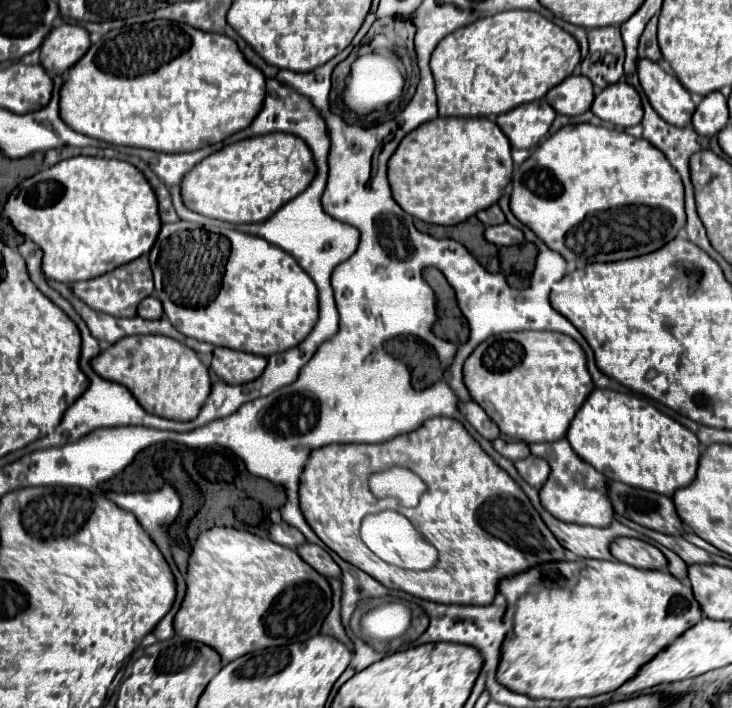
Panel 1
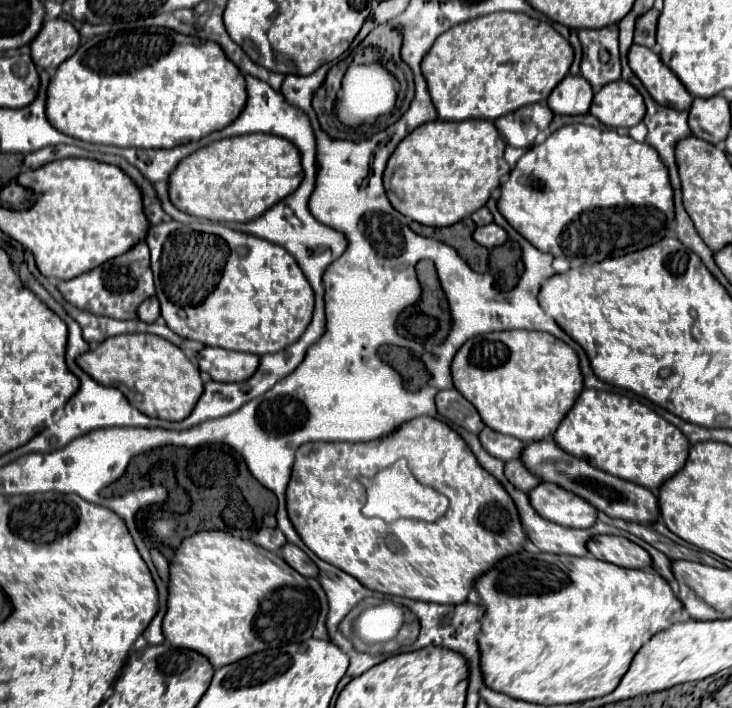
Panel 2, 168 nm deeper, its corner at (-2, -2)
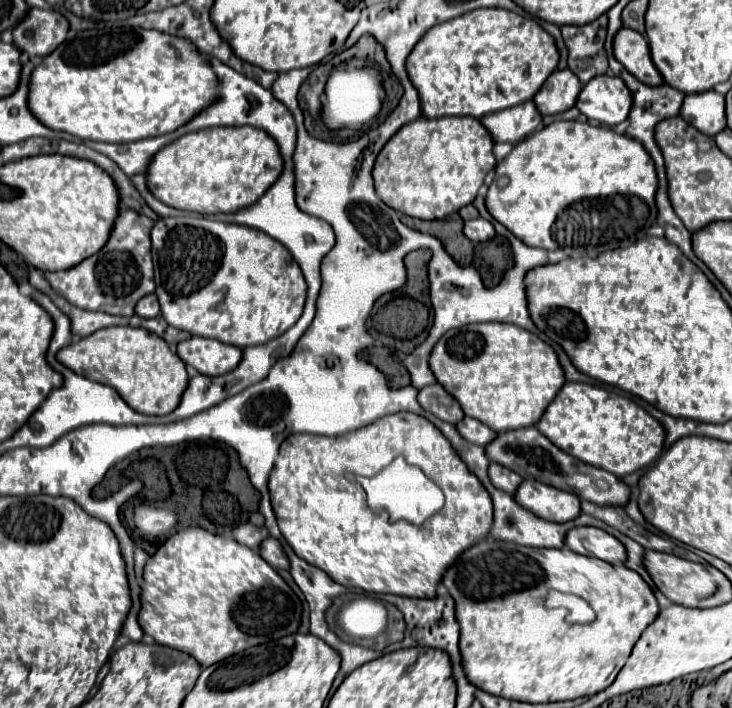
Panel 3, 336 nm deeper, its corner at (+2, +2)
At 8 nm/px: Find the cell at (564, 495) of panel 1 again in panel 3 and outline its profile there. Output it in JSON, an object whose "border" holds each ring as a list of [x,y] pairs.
{"border":[[[524,480],[518,486],[514,498],[522,508],[550,522],[568,522],[580,516],[580,500],[576,494],[556,490],[544,482]]]}

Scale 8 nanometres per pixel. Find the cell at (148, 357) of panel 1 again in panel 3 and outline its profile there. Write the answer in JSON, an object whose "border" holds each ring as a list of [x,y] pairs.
{"border":[[[100,328],[94,334],[58,350],[56,358],[76,374],[116,388],[122,400],[140,414],[162,416],[172,412],[180,404],[182,392],[188,386],[186,364],[174,352],[170,352],[168,344],[160,336],[144,328]]]}

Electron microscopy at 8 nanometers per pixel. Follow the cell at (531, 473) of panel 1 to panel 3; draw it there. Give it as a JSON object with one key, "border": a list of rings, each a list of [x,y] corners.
{"border":[[[490,464],[490,466],[488,466],[488,476],[490,476],[490,482],[492,482],[498,490],[502,490],[502,492],[506,492],[506,494],[514,494],[516,488],[518,488],[520,482],[522,482],[522,478],[520,478],[516,472],[512,472],[512,470],[504,468],[504,466],[496,466],[496,464]]]}

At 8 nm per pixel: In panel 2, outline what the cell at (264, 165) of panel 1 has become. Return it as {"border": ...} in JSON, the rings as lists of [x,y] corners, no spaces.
{"border":[[[246,134],[212,142],[176,166],[170,178],[172,204],[212,222],[248,222],[292,194],[304,180],[298,148],[274,134]]]}

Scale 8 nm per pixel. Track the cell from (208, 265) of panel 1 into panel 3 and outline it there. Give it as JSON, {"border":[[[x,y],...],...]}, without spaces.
{"border":[[[196,216],[158,218],[154,228],[152,228],[152,258],[154,258],[154,276],[156,276],[156,296],[160,300],[162,316],[166,318],[168,324],[172,324],[172,326],[176,326],[180,330],[186,330],[186,332],[190,332],[194,336],[214,338],[214,340],[220,340],[224,344],[246,348],[246,346],[264,344],[264,342],[270,342],[270,340],[278,338],[278,336],[282,336],[302,316],[304,300],[306,300],[306,282],[304,282],[300,266],[296,264],[292,254],[280,242],[276,242],[268,234],[258,232],[254,228],[238,226],[238,224],[224,224],[224,222],[216,222],[216,220],[210,220],[210,218],[196,218]]]}

